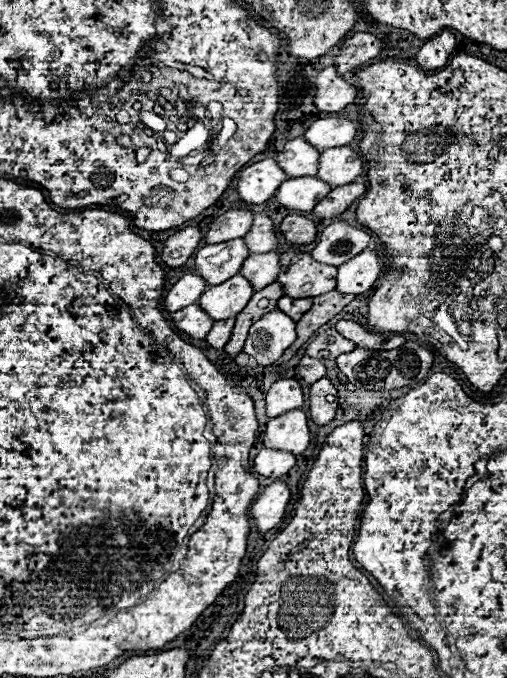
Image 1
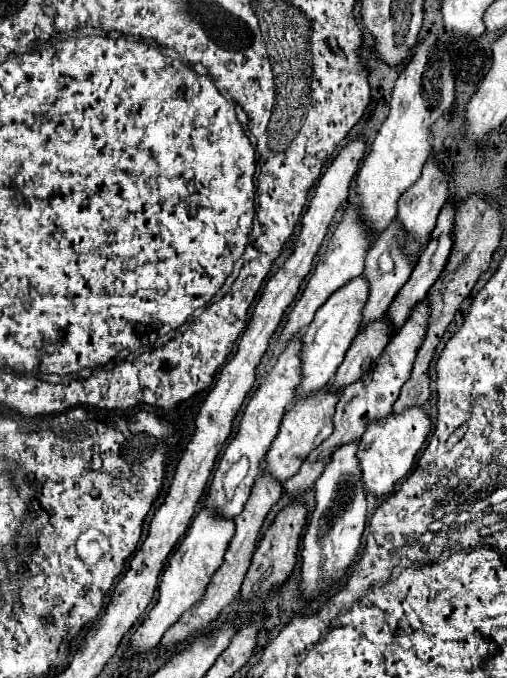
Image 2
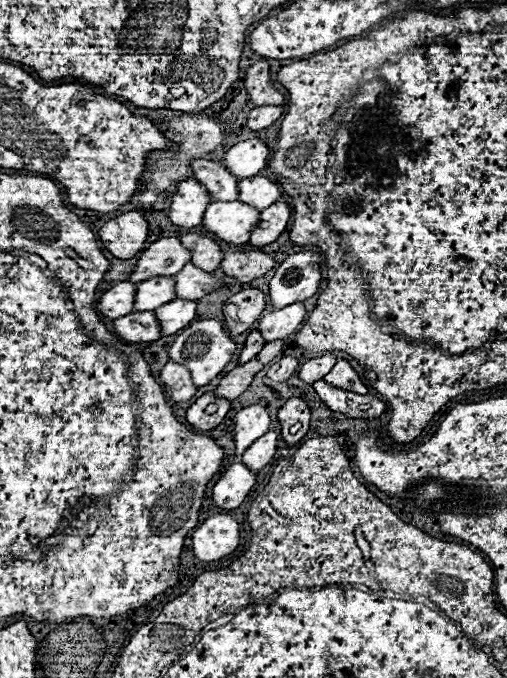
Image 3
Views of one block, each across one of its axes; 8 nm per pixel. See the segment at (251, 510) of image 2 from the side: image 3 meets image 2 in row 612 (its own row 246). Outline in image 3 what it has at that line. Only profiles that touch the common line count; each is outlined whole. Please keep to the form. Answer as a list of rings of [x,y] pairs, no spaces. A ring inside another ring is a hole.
[[[184,234],[180,242],[184,244],[184,248],[192,252],[190,262],[196,264],[198,268],[204,268],[204,272],[214,272],[224,258],[222,248],[212,238],[198,236],[198,234]]]

